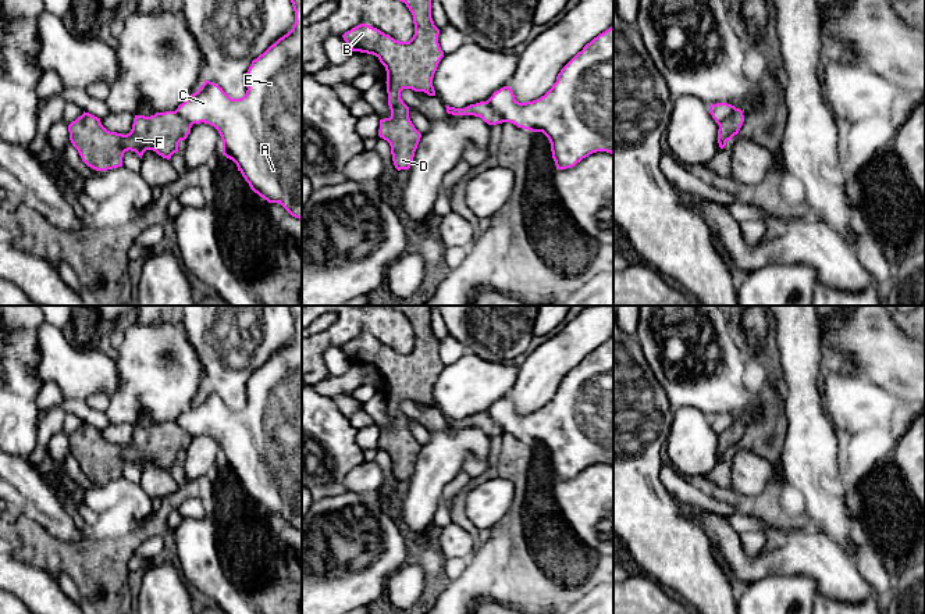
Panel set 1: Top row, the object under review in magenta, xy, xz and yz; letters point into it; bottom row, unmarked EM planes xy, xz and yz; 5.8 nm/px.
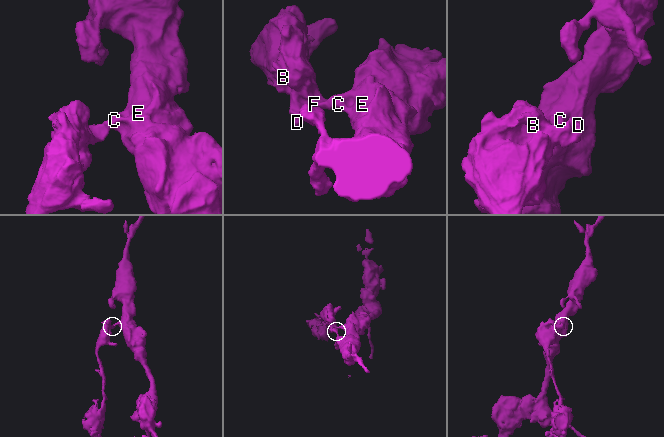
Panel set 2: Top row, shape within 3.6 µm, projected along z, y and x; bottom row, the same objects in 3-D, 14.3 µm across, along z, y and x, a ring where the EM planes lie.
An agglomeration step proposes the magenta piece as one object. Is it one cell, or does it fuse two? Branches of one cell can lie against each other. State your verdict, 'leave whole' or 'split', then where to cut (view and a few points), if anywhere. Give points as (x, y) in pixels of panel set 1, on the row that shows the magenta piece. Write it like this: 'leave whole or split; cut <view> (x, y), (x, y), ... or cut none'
split; cut xz (487, 100), (504, 121)

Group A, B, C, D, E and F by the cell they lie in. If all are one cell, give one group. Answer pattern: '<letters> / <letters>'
A C E / B D F

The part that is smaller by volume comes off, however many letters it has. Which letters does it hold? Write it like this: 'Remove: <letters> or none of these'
Remove: B, D, F

